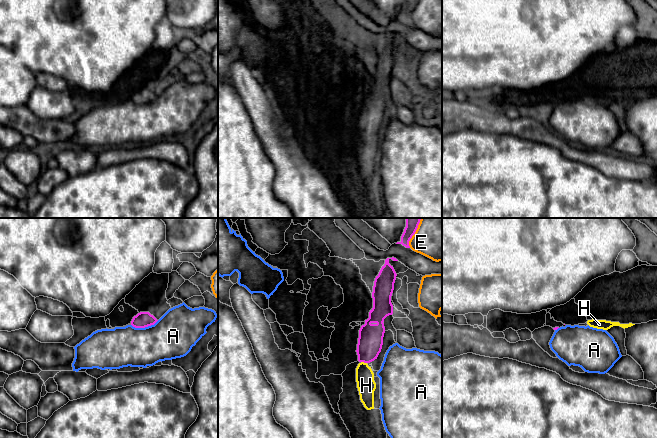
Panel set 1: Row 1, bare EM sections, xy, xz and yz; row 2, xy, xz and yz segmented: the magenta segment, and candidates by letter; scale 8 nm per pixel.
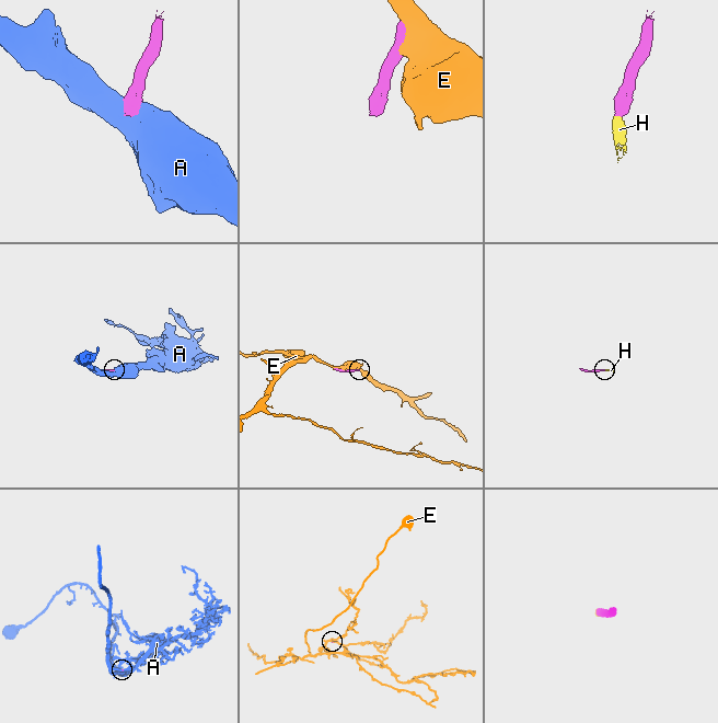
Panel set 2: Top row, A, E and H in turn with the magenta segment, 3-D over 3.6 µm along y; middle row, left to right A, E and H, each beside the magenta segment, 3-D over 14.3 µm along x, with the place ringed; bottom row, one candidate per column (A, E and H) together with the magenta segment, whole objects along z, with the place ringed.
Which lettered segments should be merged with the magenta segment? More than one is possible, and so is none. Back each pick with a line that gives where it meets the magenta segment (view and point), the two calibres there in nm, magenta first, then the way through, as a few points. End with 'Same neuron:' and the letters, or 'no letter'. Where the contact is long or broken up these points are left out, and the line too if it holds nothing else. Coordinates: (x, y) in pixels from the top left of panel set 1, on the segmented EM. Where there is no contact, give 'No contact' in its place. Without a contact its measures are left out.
H: Touches magenta at xz (364, 362). Thickness 200 nm (magenta) against 150 nm. Path across: xz (370, 341), (364, 362), (366, 385)
Same neuron: H

